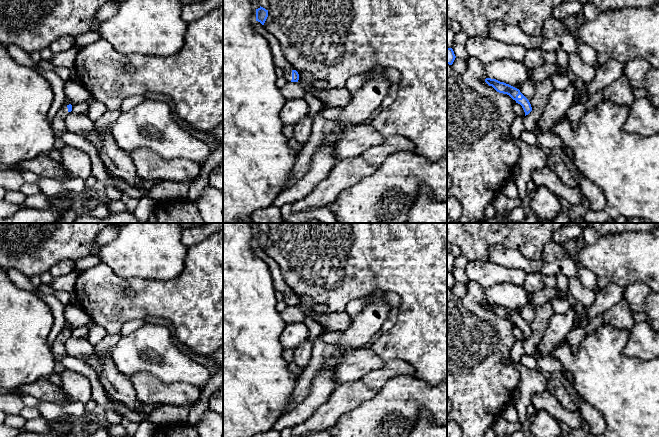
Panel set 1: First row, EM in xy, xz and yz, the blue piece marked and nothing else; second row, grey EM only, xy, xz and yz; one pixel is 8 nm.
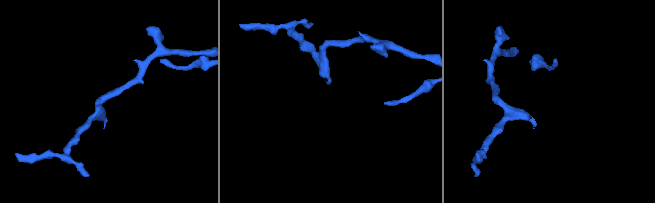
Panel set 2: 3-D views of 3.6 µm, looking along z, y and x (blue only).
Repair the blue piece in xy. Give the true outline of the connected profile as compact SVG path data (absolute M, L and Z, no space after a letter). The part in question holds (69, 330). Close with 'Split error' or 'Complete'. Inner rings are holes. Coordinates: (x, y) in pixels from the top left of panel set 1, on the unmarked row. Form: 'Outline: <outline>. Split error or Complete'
Outline: M63 328L60 333L57 335L53 347L52 352L55 359L55 362L60 362L67 354L66 352L66 341L72 335L72 329Z. Split error

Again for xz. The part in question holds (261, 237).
Outline: M261 230L258 233L256 233L256 245L264 249L267 241L268 241L268 234L266 234Z. Complete

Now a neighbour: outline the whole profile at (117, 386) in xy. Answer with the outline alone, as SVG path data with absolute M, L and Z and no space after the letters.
M95 351L92 356L82 360L96 371L107 399L121 402L134 412L138 411L141 402L136 396L132 382L118 371L110 356L101 356Z

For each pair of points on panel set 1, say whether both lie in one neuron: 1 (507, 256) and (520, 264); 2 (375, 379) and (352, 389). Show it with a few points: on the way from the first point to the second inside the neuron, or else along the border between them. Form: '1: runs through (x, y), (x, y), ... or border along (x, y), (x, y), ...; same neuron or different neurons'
1: runs through (510, 258), (517, 261); same neuron
2: border along (361, 378), (365, 384), (377, 389); different neurons

